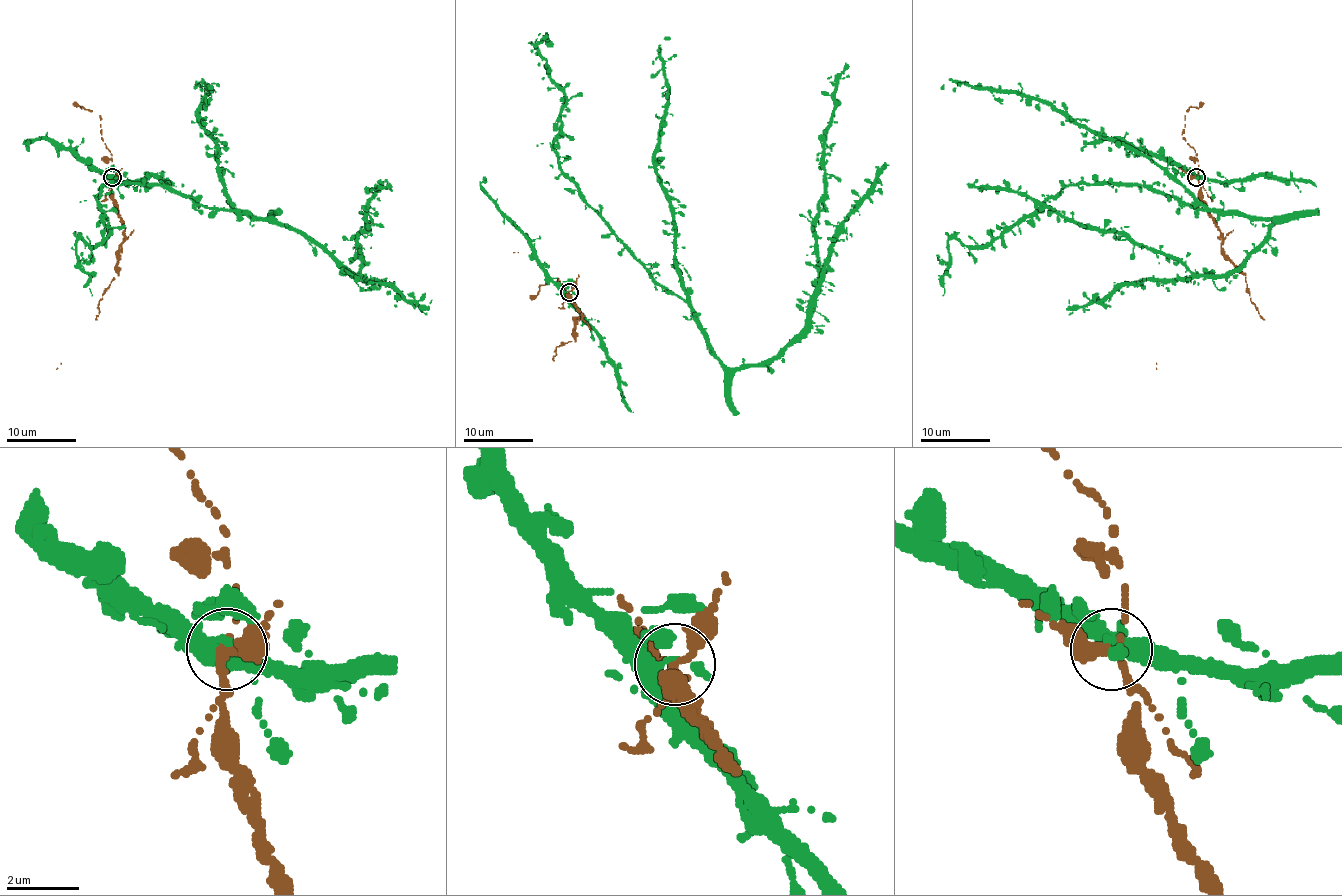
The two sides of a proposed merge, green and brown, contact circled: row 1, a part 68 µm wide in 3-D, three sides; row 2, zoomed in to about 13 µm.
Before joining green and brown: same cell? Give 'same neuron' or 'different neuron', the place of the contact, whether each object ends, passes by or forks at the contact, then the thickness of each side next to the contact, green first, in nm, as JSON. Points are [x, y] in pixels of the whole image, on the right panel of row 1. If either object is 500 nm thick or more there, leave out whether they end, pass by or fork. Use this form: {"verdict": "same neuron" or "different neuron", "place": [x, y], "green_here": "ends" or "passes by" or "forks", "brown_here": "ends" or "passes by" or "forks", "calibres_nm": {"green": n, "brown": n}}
{"verdict": "different neuron", "place": [1196, 177], "green_here": "passes by", "brown_here": "forks", "calibres_nm": {"green": 280, "brown": 220}}

